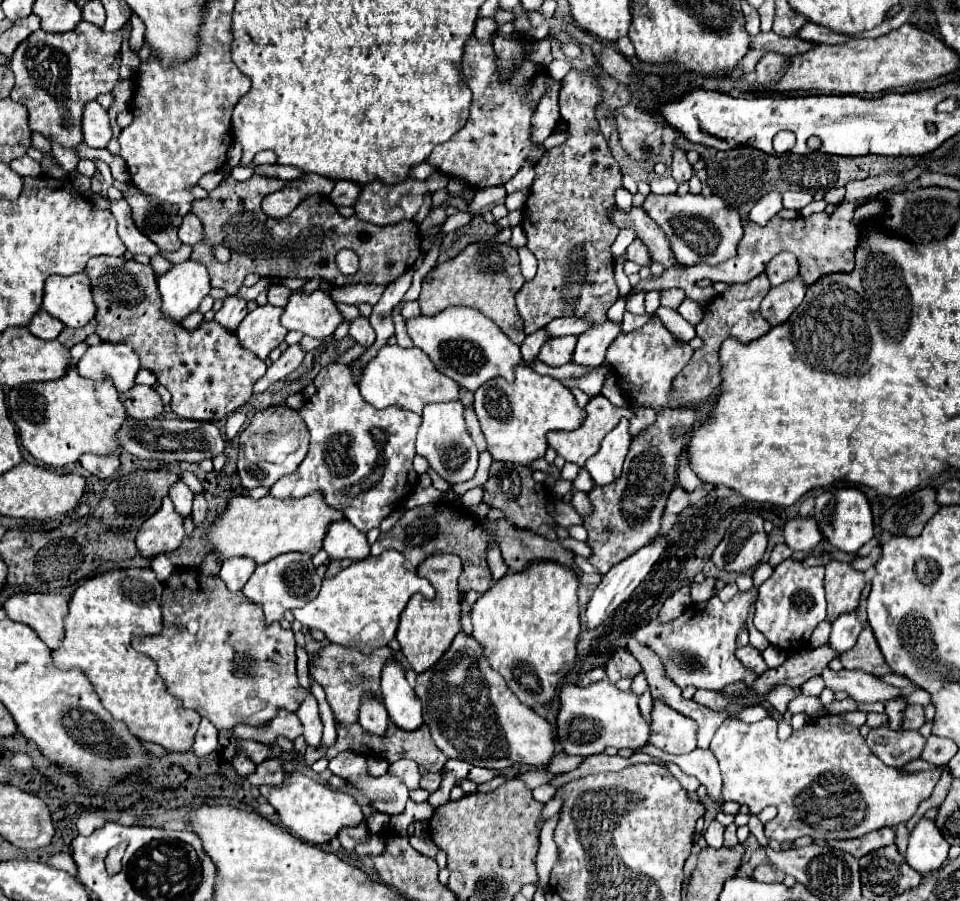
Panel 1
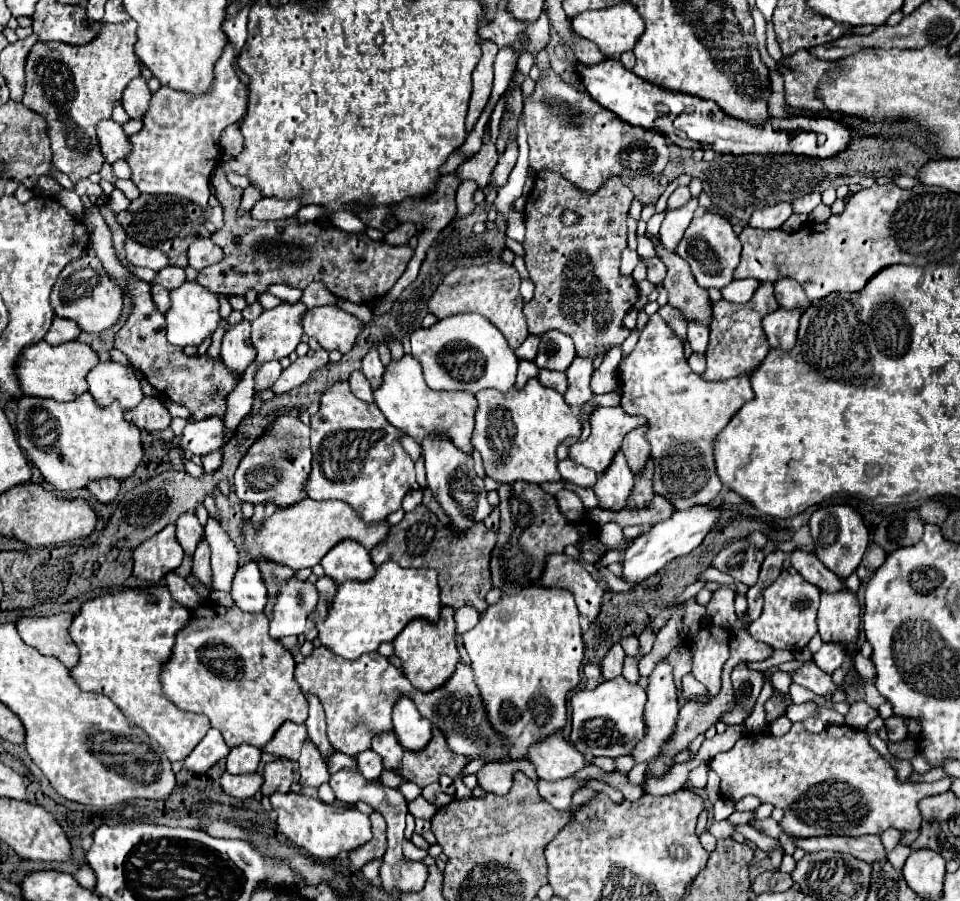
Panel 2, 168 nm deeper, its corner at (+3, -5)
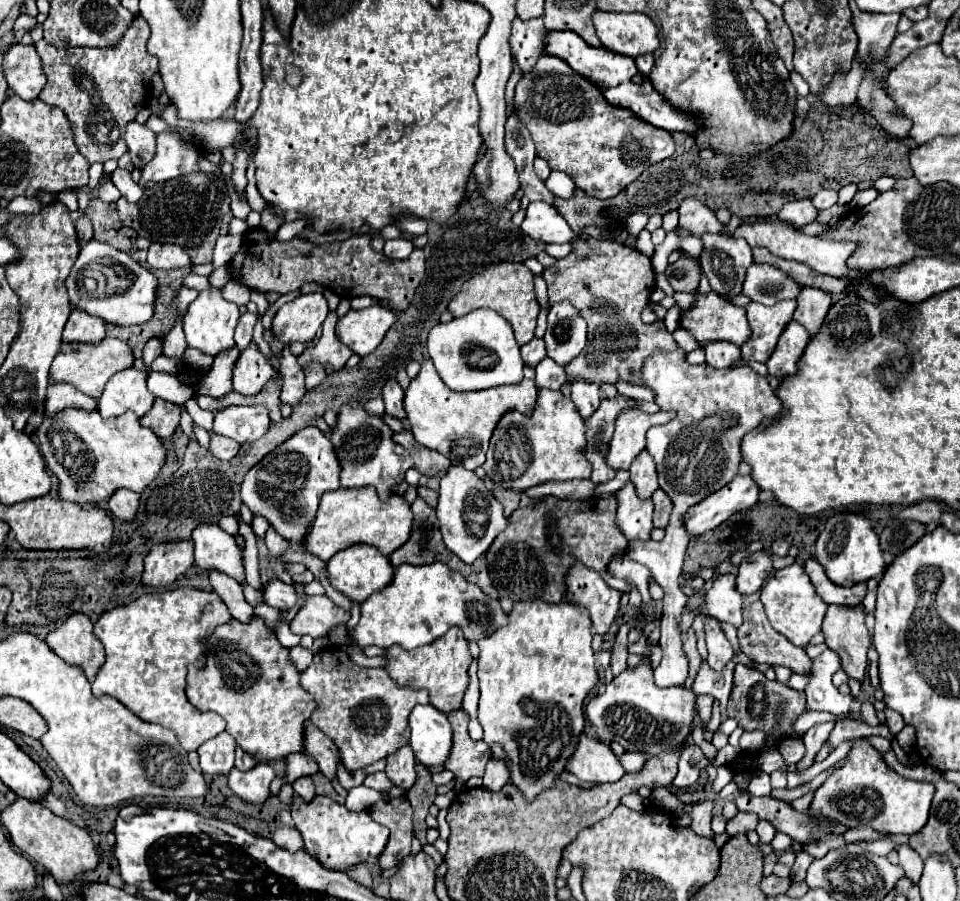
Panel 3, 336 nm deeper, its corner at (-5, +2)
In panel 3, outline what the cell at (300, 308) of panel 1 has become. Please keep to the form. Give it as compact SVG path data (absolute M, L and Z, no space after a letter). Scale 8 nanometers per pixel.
M372 305L362 311L348 311L336 325L336 335L344 345L354 349L354 353L368 355L372 353L384 339L386 331L396 323L398 313Z

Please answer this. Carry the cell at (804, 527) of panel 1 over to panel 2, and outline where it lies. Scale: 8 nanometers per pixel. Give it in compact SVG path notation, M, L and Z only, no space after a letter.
M794 550L790 554L790 564L792 568L796 568L804 578L808 578L810 584L818 586L820 590L826 592L834 592L840 590L844 584L840 578L836 578L836 574L832 574L816 556L814 552L804 552L804 550Z

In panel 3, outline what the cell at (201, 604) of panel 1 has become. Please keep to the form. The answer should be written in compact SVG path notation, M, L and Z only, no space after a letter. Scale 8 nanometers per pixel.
M254 617L248 623L232 621L216 627L216 633L206 641L206 667L188 667L188 699L198 711L214 711L226 721L226 731L236 743L258 763L286 759L290 753L304 751L304 721L310 719L316 709L314 699L300 689L300 673L288 659L288 649L282 647L274 633L264 625L262 617Z

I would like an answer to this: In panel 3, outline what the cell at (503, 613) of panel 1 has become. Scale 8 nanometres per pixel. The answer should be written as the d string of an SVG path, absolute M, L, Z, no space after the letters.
M520 601L514 603L510 623L490 637L480 639L480 707L478 723L484 729L482 741L488 743L492 755L508 765L512 785L524 795L526 801L536 799L548 787L554 787L558 777L566 771L566 763L576 751L580 733L584 731L584 701L598 683L598 671L594 665L594 651L590 647L592 625L588 613L572 603L542 603Z

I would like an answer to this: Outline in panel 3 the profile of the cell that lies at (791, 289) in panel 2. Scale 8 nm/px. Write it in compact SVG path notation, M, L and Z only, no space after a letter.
M804 287L796 301L798 301L798 307L794 311L794 321L804 325L810 337L818 335L818 331L826 319L828 307L832 307L832 303L834 303L832 295L828 295L826 291L820 291L820 289Z

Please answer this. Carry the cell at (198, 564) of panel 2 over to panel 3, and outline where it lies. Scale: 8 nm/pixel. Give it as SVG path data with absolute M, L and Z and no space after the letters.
M210 571L210 583L212 583L214 591L228 605L228 611L232 617L236 617L242 623L248 623L248 619L252 619L252 615L256 615L254 607L250 603L246 603L242 587L234 579L230 579L228 575L224 575L220 571Z

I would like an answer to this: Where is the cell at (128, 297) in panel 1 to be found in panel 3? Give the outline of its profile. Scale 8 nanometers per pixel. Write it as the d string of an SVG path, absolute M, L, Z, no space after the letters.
M328 313L324 325L322 325L322 337L318 339L316 345L312 345L310 349L306 349L300 357L298 363L304 367L308 361L320 361L324 363L332 363L334 369L342 369L346 365L346 361L354 355L354 351L350 347L344 347L344 343L340 343L336 339L336 313Z

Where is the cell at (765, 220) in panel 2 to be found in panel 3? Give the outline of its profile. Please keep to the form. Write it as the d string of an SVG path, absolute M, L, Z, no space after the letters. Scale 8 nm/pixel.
M802 199L802 201L790 201L782 207L782 211L778 213L778 217L782 221L790 221L796 227L804 227L808 223L814 223L818 217L818 209L812 207L810 199Z

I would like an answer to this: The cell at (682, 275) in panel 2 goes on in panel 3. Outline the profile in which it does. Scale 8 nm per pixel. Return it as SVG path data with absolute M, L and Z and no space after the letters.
M696 291L694 295L696 305L692 311L684 313L680 325L692 333L700 345L712 341L730 341L740 347L746 343L750 331L744 307L732 305L714 291L708 295L700 295Z

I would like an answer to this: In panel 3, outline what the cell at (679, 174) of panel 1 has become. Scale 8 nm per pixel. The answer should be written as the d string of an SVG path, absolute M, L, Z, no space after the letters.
M684 199L680 209L680 229L690 231L694 237L702 237L706 233L718 233L722 229L722 225L718 223L716 215L706 209L706 205L702 205L698 199Z

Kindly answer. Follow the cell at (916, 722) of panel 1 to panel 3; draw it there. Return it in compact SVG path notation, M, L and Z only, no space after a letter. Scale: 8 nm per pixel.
M884 709L884 713L886 713L886 725L888 725L890 733L898 735L902 731L902 727L904 727L904 719L896 711L892 711L892 709Z

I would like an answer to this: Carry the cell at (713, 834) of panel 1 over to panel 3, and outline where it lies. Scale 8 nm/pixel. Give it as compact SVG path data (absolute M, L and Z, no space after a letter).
M738 813L734 819L728 821L726 833L728 833L728 837L738 835L738 833L748 833L748 831L754 831L756 825L758 825L756 813Z

